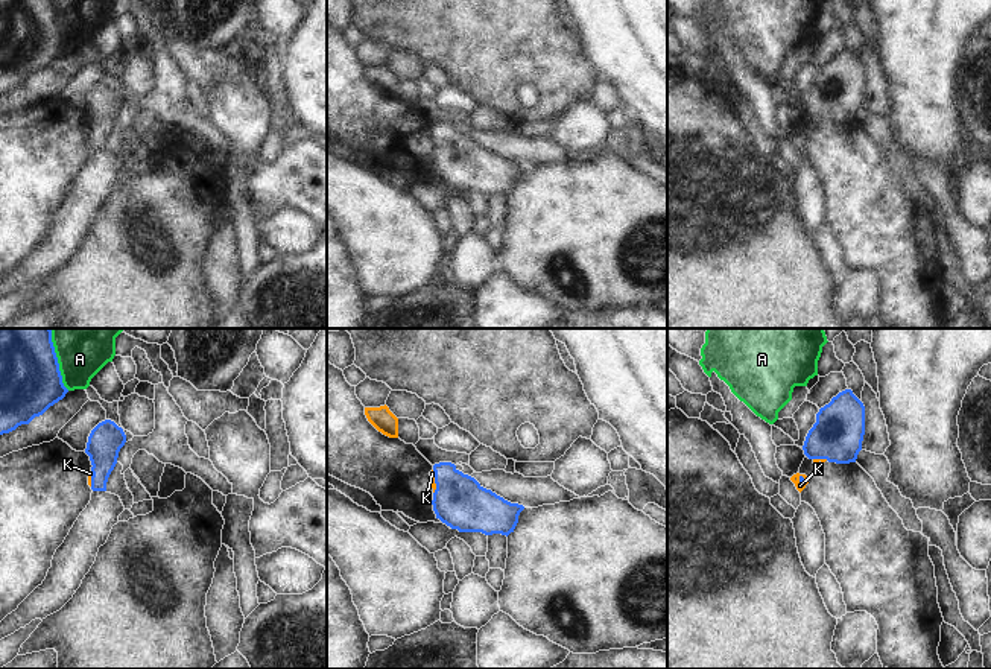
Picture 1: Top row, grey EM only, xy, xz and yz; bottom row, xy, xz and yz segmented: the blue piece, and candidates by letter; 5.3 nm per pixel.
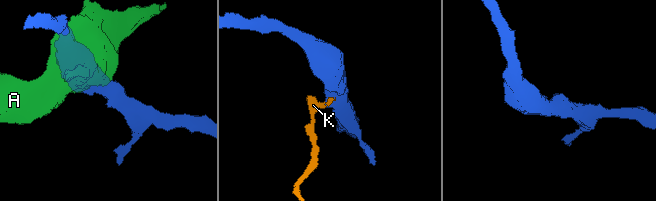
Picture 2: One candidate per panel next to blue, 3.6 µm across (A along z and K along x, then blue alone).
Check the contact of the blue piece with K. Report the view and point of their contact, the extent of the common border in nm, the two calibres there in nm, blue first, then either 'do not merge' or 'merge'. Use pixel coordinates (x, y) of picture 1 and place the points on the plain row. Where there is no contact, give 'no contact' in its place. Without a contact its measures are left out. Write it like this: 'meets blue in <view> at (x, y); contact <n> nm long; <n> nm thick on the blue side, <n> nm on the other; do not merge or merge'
meets blue in xz at (435, 142); contact 130 nm long; 280 nm thick on the blue side, 30 nm on the other; merge

